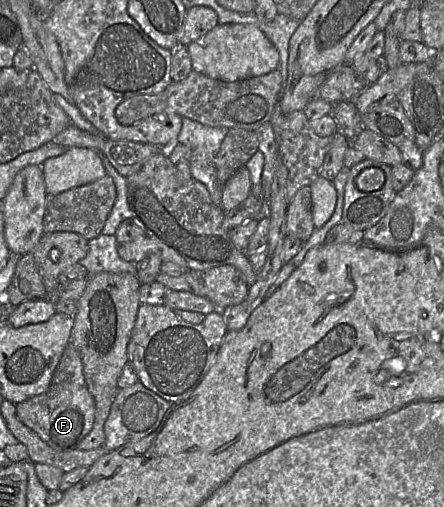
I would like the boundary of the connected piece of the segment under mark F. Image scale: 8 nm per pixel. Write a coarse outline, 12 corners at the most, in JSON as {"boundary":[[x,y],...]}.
{"boundary":[[65,348],[49,389],[17,406],[56,451],[77,449],[95,402],[78,350]]}

